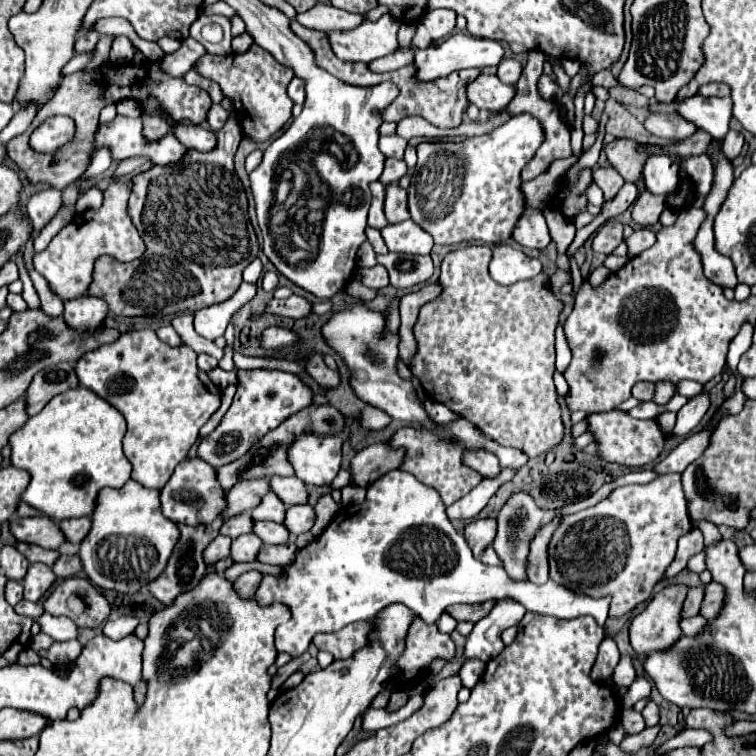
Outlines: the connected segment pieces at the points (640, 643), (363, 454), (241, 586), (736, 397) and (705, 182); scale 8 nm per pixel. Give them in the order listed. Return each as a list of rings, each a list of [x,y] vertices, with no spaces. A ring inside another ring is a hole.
[[[669,586],[657,594],[641,614],[633,618],[629,636],[631,646],[639,656],[665,650],[681,638],[679,620],[685,596],[685,586]]]
[[[373,444],[357,452],[351,460],[351,480],[357,486],[371,486],[381,474],[399,468],[403,460],[401,450],[391,450],[387,444]]]
[[[249,570],[245,574],[241,574],[237,580],[235,580],[235,590],[243,596],[243,598],[249,598],[257,592],[259,584],[261,584],[261,578],[263,574],[259,570]]]
[[[739,390],[739,392],[737,392],[737,394],[733,394],[727,402],[723,402],[723,404],[721,404],[721,408],[727,412],[727,416],[729,416],[729,414],[737,414],[737,412],[741,412],[741,410],[743,410],[745,400],[747,400],[747,398],[745,398],[745,394]]]
[[[701,154],[701,156],[689,158],[687,162],[685,162],[685,160],[679,162],[679,160],[675,158],[675,162],[677,162],[679,166],[685,164],[685,170],[689,172],[691,180],[695,182],[697,190],[699,190],[703,196],[711,190],[711,182],[713,182],[713,164],[711,164],[711,160],[709,160],[707,154]]]

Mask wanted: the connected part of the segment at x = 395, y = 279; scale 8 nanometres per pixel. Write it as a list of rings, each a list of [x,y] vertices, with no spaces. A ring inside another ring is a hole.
[[[389,252],[385,256],[377,256],[377,262],[387,268],[391,286],[395,288],[411,288],[415,284],[427,282],[433,276],[431,256],[411,256],[411,254]]]

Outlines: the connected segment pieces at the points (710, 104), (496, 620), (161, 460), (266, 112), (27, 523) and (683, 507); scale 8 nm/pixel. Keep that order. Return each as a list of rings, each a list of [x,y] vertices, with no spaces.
[[[695,94],[677,102],[677,114],[721,140],[729,132],[731,106],[729,98],[705,98]]]
[[[515,600],[497,602],[493,606],[493,610],[485,618],[481,618],[475,624],[475,628],[471,630],[461,660],[455,660],[455,662],[447,664],[447,668],[441,668],[439,676],[453,676],[453,674],[457,674],[463,658],[479,658],[479,660],[485,660],[485,662],[495,658],[503,650],[501,632],[505,628],[517,626],[521,622],[523,614],[525,614],[525,608],[519,606],[519,602],[515,604]]]
[[[153,330],[125,332],[117,342],[83,354],[75,364],[75,372],[81,386],[91,388],[125,416],[127,434],[123,438],[123,452],[133,464],[131,478],[155,490],[161,490],[163,484],[167,484],[175,466],[187,458],[189,448],[197,442],[199,428],[221,406],[219,388],[209,380],[205,372],[197,368],[197,354],[189,346],[171,348],[169,344],[163,344]]]
[[[253,44],[247,52],[237,56],[205,54],[195,64],[195,68],[199,70],[201,76],[221,86],[225,96],[233,102],[233,110],[243,132],[257,144],[267,142],[291,118],[293,100],[287,96],[287,86],[295,74],[291,72],[291,68],[279,64],[267,50],[259,48],[257,44]]]
[[[13,516],[9,520],[9,530],[17,542],[29,542],[29,544],[37,544],[43,548],[57,550],[61,542],[65,540],[59,526],[47,516],[33,516],[33,518]]]
[[[679,474],[657,476],[649,484],[621,486],[599,504],[563,518],[549,544],[551,580],[587,596],[611,596],[609,616],[623,616],[651,596],[653,586],[661,580],[663,572],[675,558],[677,540],[691,528],[693,522],[687,516],[687,502]]]

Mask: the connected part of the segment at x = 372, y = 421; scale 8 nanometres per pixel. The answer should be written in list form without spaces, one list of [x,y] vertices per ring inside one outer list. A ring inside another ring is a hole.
[[[365,406],[365,408],[361,410],[359,424],[361,424],[365,430],[383,430],[387,424],[391,424],[391,416],[387,416],[387,414],[385,414],[383,410],[379,410],[379,408]]]

